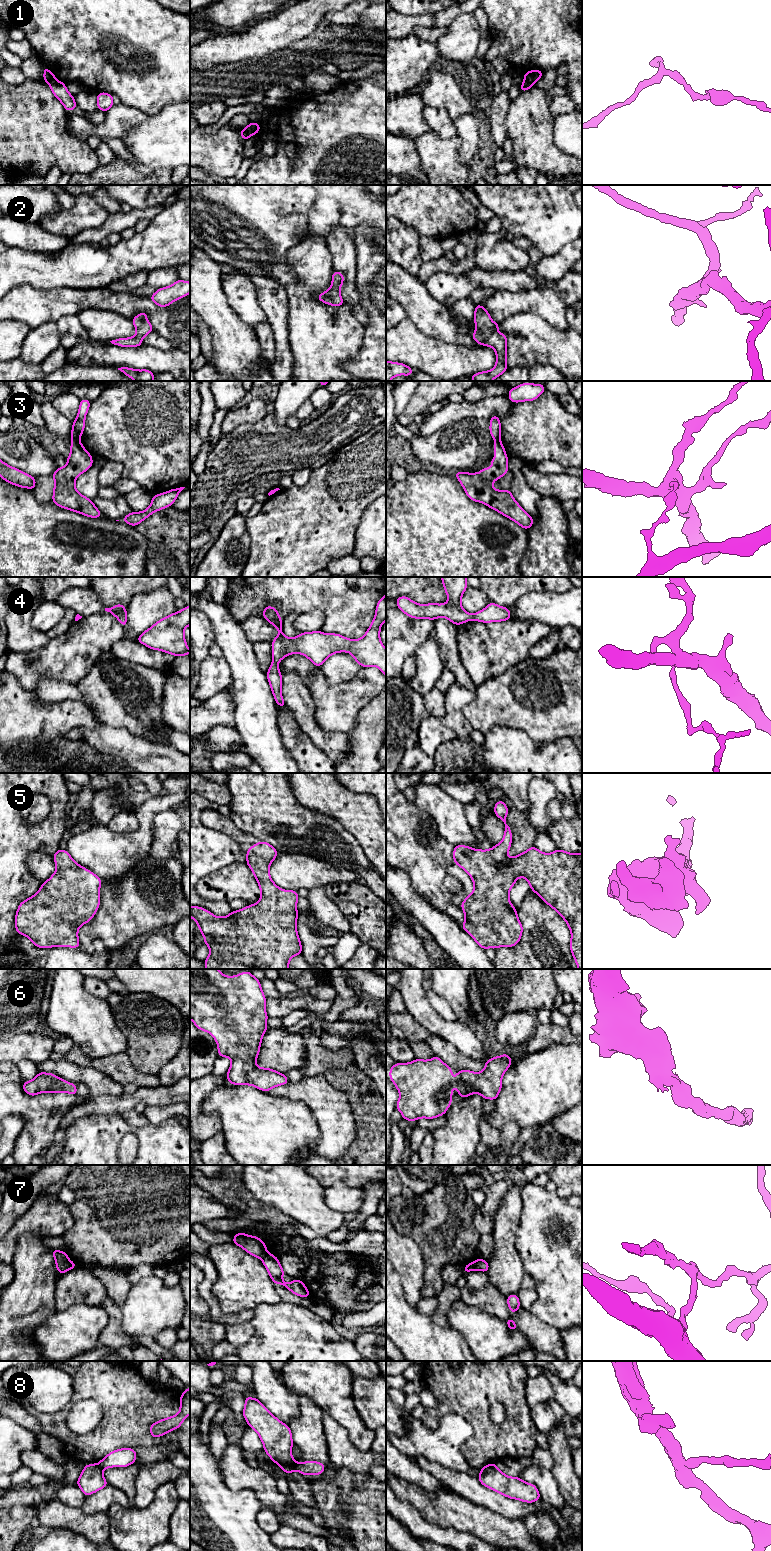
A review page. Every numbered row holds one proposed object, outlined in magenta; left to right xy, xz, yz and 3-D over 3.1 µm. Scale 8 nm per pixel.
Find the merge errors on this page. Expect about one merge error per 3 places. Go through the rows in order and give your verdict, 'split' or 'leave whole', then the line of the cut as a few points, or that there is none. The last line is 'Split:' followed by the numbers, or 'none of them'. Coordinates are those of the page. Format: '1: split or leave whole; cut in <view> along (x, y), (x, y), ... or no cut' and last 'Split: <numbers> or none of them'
1: split; cut in yz along (524, 81), (531, 85)
2: leave whole; no cut
3: split; cut in xy along (72, 437), (77, 438)
4: leave whole; no cut
5: leave whole; no cut
6: leave whole; no cut
7: split; cut in yz along (475, 1261), (476, 1268)
8: split; cut in xz along (298, 1463), (294, 1469)
Split: 1, 3, 7, 8

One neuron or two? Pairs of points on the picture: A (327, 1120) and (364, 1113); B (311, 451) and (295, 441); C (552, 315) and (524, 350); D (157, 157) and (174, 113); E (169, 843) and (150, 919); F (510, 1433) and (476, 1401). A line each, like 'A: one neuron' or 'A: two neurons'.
A: two neurons
B: one neuron
C: two neurons
D: one neuron
E: two neurons
F: one neuron

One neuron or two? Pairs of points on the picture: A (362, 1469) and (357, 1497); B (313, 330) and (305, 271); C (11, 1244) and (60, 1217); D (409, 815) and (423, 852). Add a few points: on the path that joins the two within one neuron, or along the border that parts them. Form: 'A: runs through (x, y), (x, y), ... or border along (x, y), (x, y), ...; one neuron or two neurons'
A: border along (341, 1470), (348, 1469), (353, 1482), (360, 1486); two neurons
B: runs through (307, 315), (306, 286); one neuron
C: runs through (18, 1230), (28, 1222), (46, 1217); one neuron
D: runs through (409, 824), (409, 838), (414, 843); one neuron

